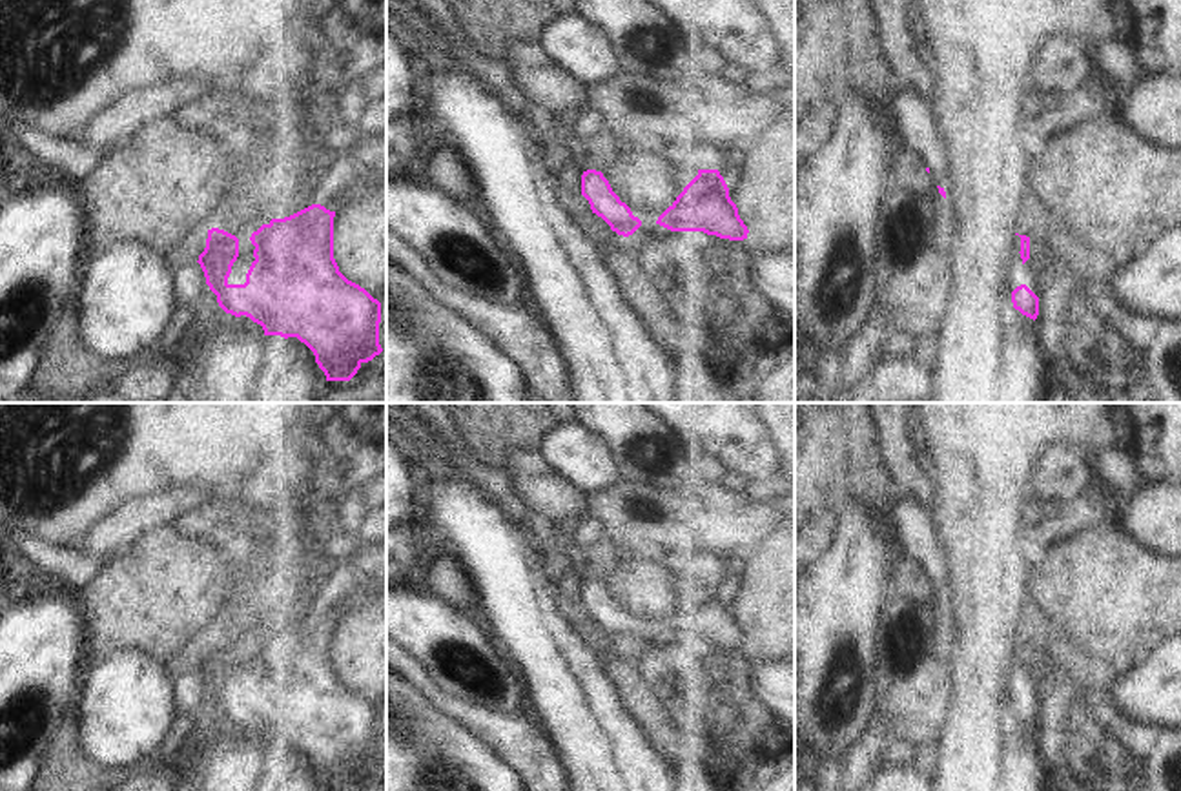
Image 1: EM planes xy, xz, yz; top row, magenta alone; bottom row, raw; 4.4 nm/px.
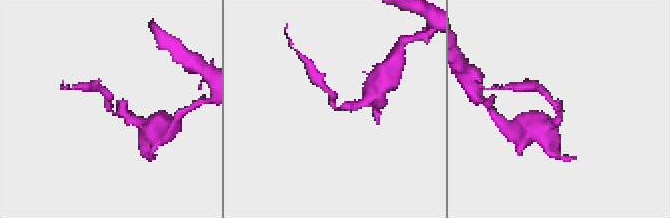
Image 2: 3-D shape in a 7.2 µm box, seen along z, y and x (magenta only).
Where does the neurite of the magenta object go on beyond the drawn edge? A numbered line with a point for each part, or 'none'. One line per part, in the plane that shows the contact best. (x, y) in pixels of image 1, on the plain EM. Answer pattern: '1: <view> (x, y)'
none

